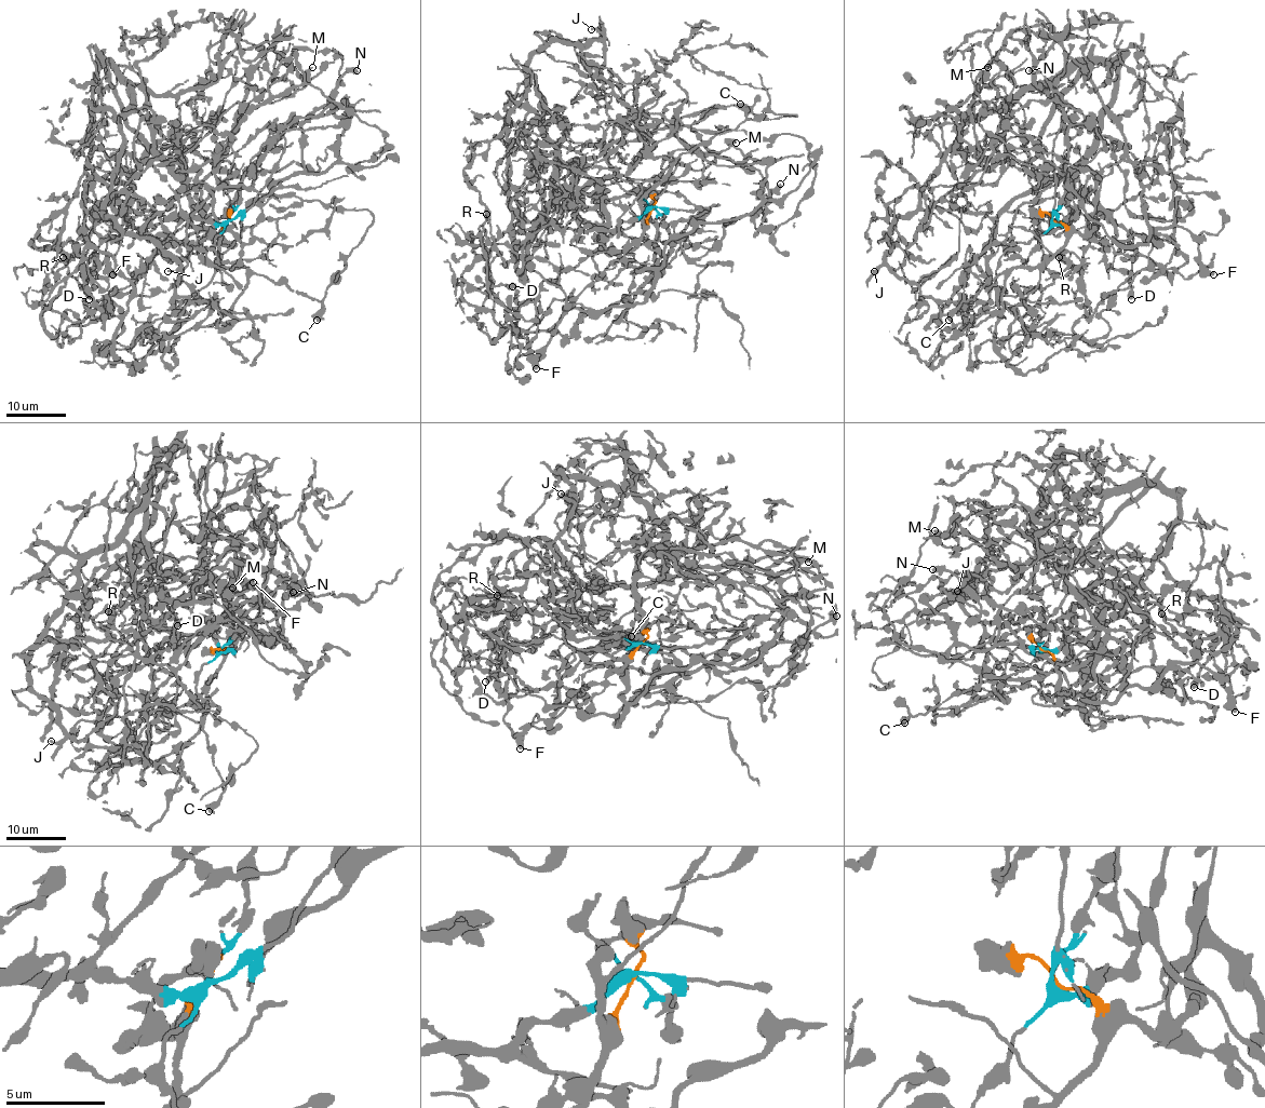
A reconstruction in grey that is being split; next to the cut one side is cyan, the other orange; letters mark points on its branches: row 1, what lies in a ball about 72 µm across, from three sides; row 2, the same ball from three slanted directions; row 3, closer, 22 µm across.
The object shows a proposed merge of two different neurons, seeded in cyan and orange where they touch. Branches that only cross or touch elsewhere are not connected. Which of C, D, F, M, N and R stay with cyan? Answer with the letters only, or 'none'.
D, R

